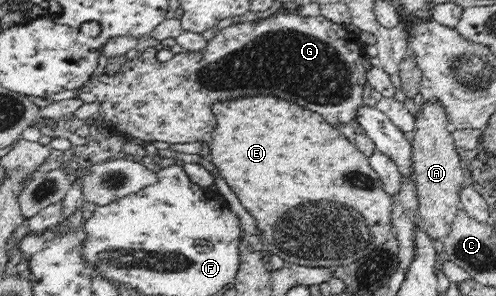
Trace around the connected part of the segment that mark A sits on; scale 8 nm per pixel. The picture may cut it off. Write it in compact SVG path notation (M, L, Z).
M438 100L425 101L416 116L412 144L413 181L418 194L418 226L432 240L444 239L451 232L452 222L460 212L458 192L462 174L460 165L462 159L446 117L446 109Z

